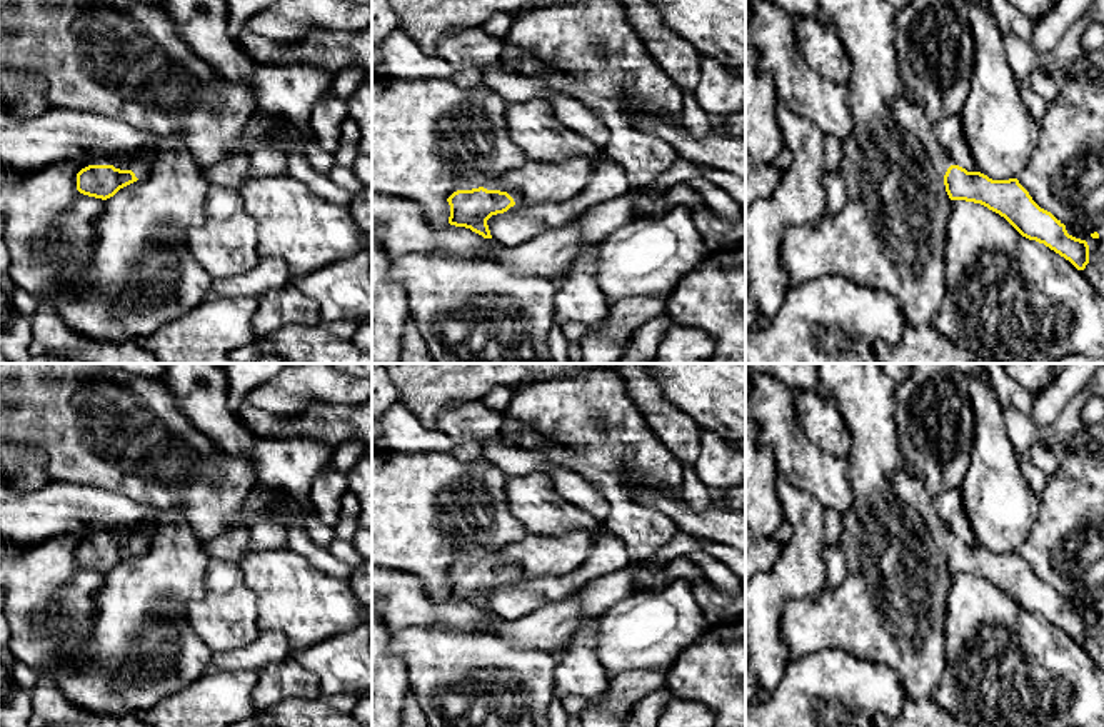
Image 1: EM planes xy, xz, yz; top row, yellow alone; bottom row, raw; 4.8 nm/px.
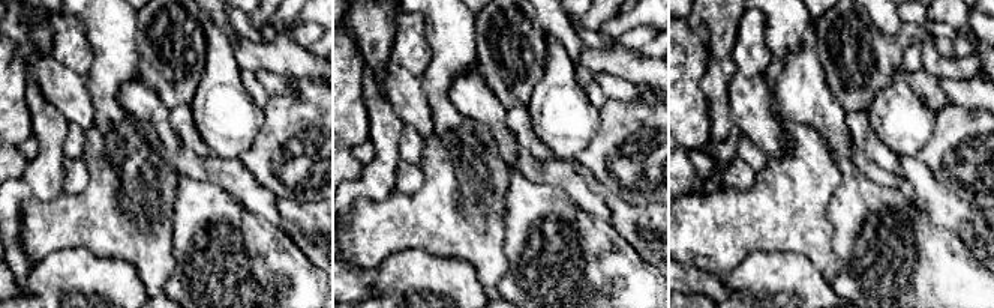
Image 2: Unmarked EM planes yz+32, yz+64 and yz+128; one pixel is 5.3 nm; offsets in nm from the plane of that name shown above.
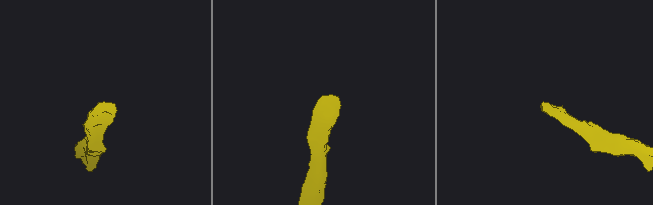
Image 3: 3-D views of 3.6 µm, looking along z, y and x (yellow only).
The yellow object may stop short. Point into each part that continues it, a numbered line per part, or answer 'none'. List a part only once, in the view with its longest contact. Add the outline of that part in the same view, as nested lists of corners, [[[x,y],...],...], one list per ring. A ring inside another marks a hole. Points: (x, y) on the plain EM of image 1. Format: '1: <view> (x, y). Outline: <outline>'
1: xy (140, 541). Outline: [[[147,524],[138,534],[133,534],[133,535],[98,534],[97,539],[113,539],[115,542],[120,542],[120,544],[132,544],[137,552],[145,552],[148,549],[148,545],[152,544],[152,540],[153,540],[152,532],[153,532],[153,527],[150,524]]]

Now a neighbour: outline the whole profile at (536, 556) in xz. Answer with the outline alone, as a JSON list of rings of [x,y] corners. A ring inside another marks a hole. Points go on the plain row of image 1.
[[[584,529],[564,535],[532,535],[500,550],[500,565],[514,565],[524,579],[564,577],[584,565],[594,537]]]

